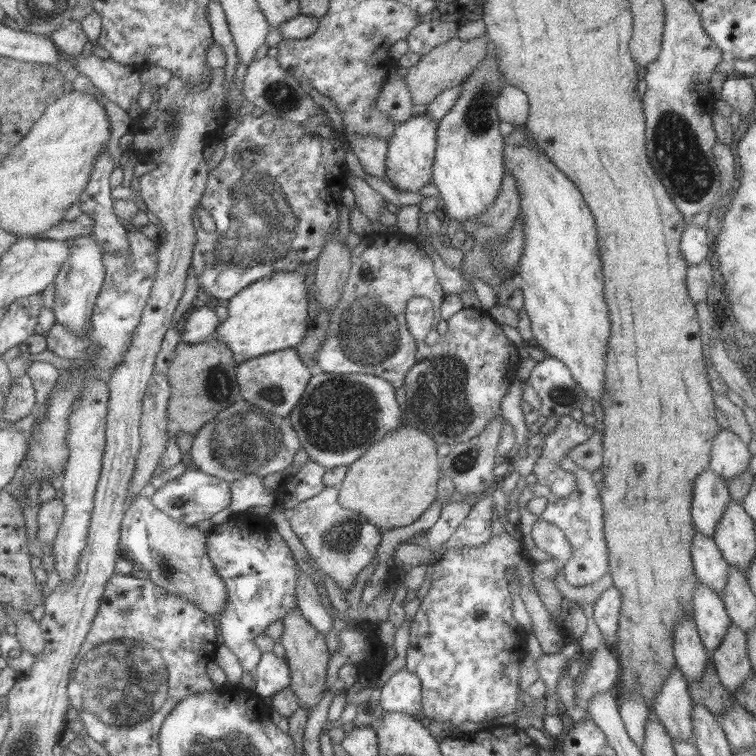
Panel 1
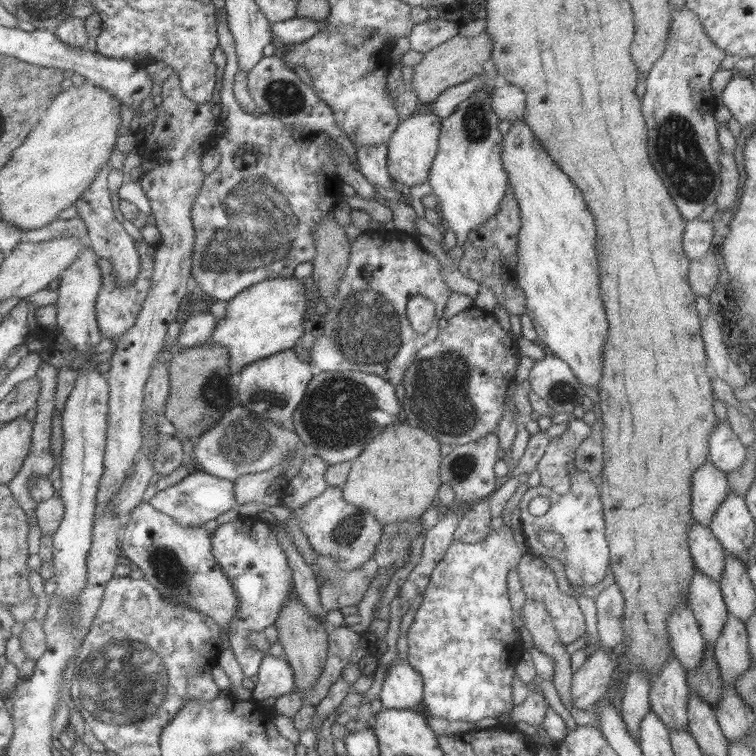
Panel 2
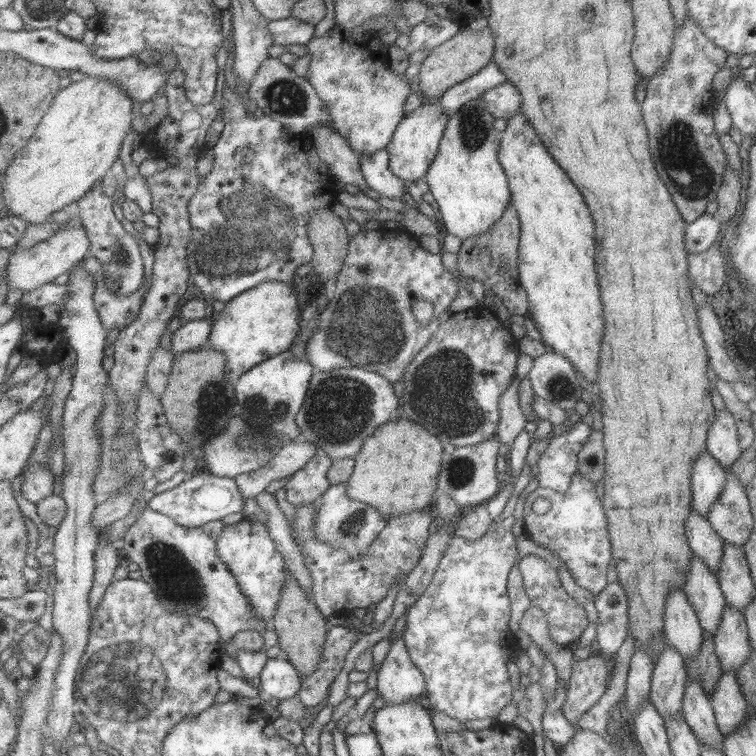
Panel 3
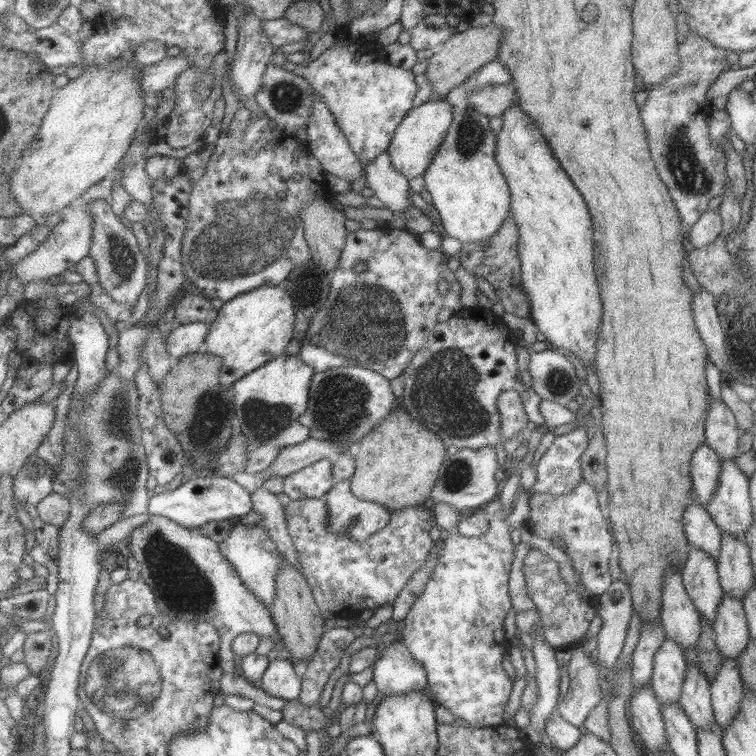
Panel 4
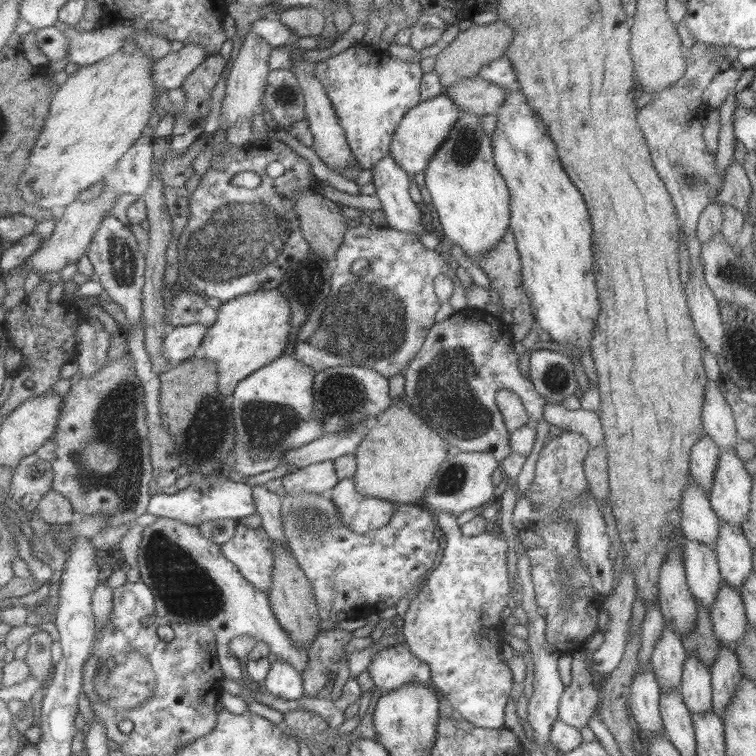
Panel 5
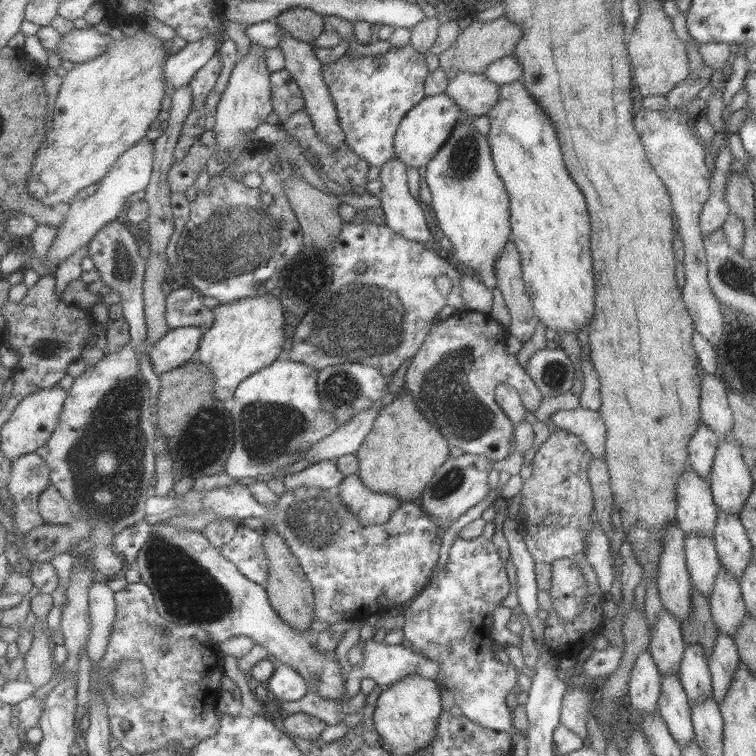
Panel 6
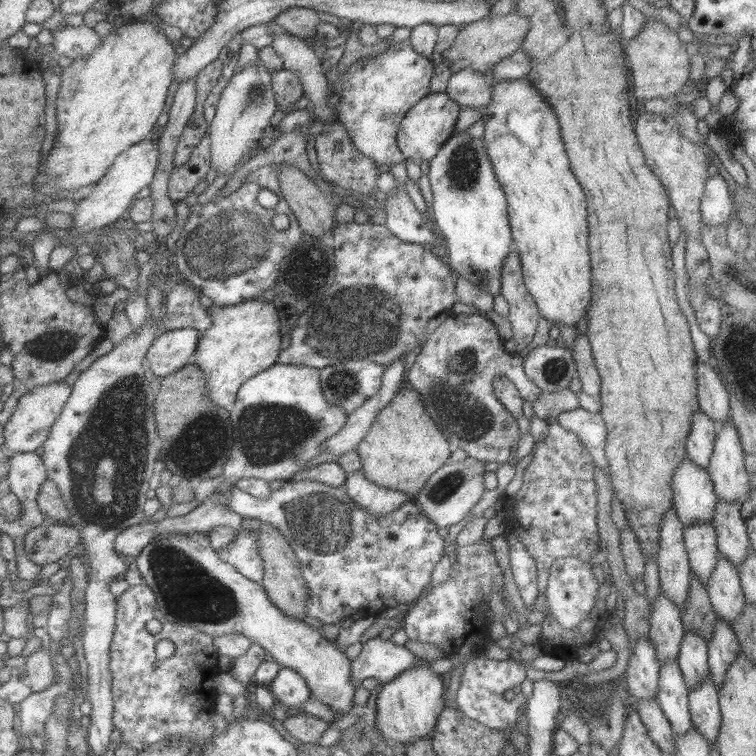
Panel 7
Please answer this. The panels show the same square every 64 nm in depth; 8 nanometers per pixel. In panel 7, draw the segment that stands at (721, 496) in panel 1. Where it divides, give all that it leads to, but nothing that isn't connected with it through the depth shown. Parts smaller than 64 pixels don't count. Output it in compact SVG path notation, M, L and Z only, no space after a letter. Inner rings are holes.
M698 408L692 414L690 431L685 442L686 458L706 469L711 459L716 435L715 420Z

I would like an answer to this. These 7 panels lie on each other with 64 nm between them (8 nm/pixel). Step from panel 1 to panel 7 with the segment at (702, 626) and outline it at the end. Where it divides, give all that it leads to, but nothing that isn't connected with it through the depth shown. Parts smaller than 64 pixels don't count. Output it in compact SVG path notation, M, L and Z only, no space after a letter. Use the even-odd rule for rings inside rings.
M711 521L685 526L683 536L690 572L706 587L719 557Z

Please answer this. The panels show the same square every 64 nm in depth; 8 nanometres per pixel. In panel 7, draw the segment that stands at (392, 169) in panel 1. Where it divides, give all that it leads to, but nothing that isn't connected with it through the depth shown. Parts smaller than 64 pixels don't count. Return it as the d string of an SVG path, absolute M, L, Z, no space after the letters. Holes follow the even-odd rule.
M433 92L422 98L407 114L402 118L398 128L397 145L402 151L403 158L419 164L423 160L430 161L439 147L454 132L453 126L461 107L451 100L444 92Z

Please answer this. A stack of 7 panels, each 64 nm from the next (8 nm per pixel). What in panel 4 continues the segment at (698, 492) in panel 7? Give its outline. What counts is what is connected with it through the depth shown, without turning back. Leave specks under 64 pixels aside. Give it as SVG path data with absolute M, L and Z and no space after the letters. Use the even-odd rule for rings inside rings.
M693 495L682 516L683 532L690 548L698 548L716 561L722 534L704 508Z

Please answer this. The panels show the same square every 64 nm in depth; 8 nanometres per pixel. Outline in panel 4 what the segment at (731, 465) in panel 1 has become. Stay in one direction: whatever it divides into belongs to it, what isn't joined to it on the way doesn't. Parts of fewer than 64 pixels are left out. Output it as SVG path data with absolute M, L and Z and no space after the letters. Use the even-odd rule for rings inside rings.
M712 398L704 428L704 442L720 460L731 460L737 451L739 430L728 406Z

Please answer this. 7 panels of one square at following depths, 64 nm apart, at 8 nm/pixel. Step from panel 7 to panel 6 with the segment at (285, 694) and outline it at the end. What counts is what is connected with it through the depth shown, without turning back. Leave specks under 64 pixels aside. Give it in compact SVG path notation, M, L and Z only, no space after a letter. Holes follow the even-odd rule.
M277 658L273 661L276 669L266 684L272 694L286 701L298 701L305 697L310 690L308 680L295 670L294 666L285 664Z

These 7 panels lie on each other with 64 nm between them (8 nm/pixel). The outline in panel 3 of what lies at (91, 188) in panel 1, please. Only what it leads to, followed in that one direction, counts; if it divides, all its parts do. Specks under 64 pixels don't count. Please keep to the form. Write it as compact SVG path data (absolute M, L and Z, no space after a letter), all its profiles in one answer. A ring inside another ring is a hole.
M93 187L76 204L80 208L78 216L81 217L92 244L91 254L103 261L110 289L120 295L133 294L145 280L145 266L143 266L141 248L137 244L137 238L129 234L123 228L123 224L117 220L113 212L113 201L105 194L103 187Z

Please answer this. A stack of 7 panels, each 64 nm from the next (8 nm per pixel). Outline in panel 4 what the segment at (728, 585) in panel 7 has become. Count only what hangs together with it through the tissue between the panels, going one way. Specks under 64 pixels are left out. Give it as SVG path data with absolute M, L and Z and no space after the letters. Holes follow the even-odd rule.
M723 593L712 629L716 649L722 658L737 659L750 641L742 601Z

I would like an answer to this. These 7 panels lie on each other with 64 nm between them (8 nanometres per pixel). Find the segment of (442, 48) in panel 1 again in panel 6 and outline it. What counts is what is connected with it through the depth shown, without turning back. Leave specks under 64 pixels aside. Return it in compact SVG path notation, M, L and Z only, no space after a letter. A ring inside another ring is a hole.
M502 16L489 22L473 20L470 25L460 30L455 42L452 42L443 53L438 55L438 67L443 70L448 81L460 72L482 73L486 66L494 60L511 55L519 37L520 28Z

